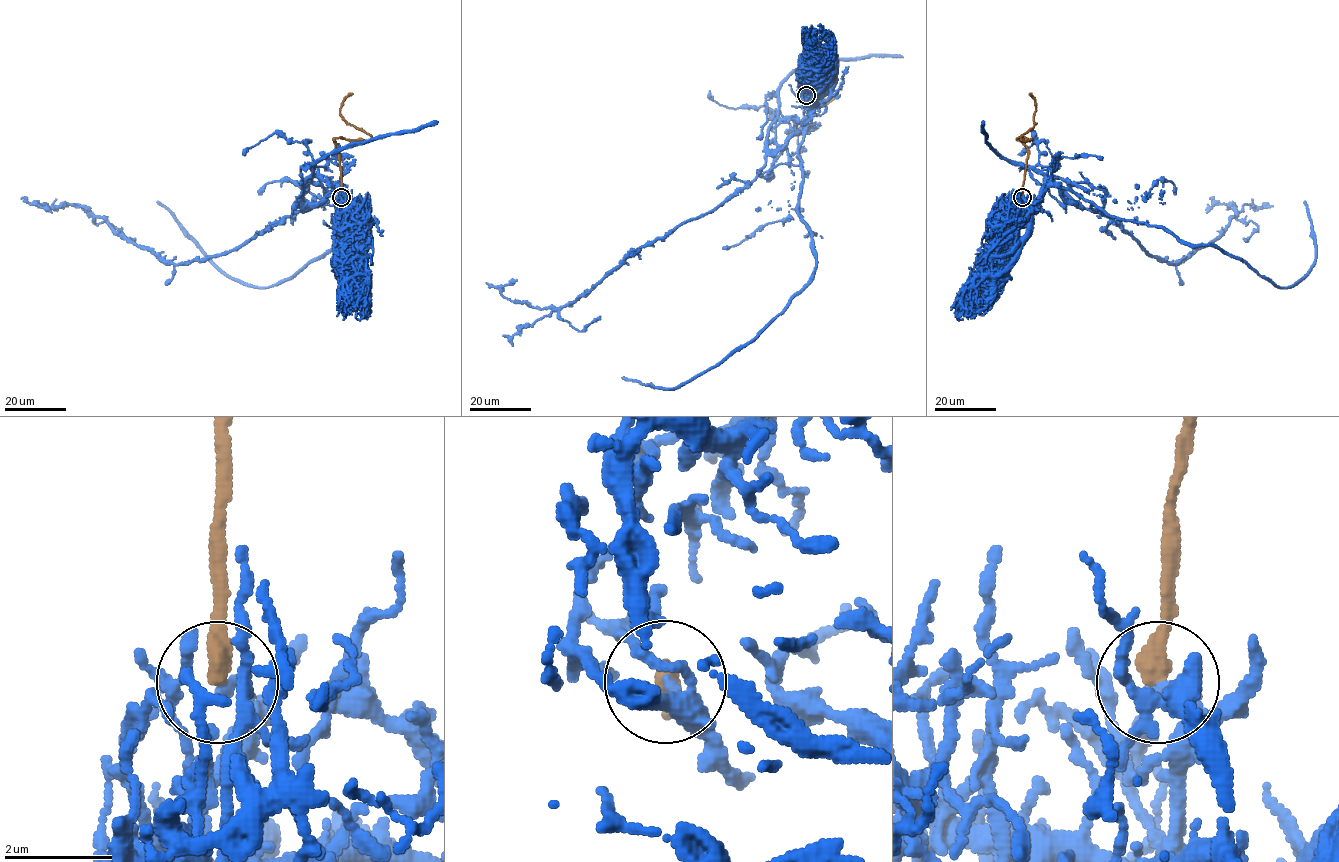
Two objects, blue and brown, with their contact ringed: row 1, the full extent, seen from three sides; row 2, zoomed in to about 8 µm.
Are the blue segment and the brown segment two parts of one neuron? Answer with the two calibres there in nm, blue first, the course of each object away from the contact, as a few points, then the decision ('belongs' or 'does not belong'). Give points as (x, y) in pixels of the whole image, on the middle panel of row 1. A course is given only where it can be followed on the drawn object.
200 nm thick on the blue side, 400 nm on the other; blue runs (806, 94), (798, 209), (811, 234), (814, 277), (755, 337), (674, 388), (621, 377); brown runs (806, 94), (802, 101), (801, 91), (810, 101), (827, 104), (837, 94), (819, 107), (805, 108), (818, 103); does not belong

